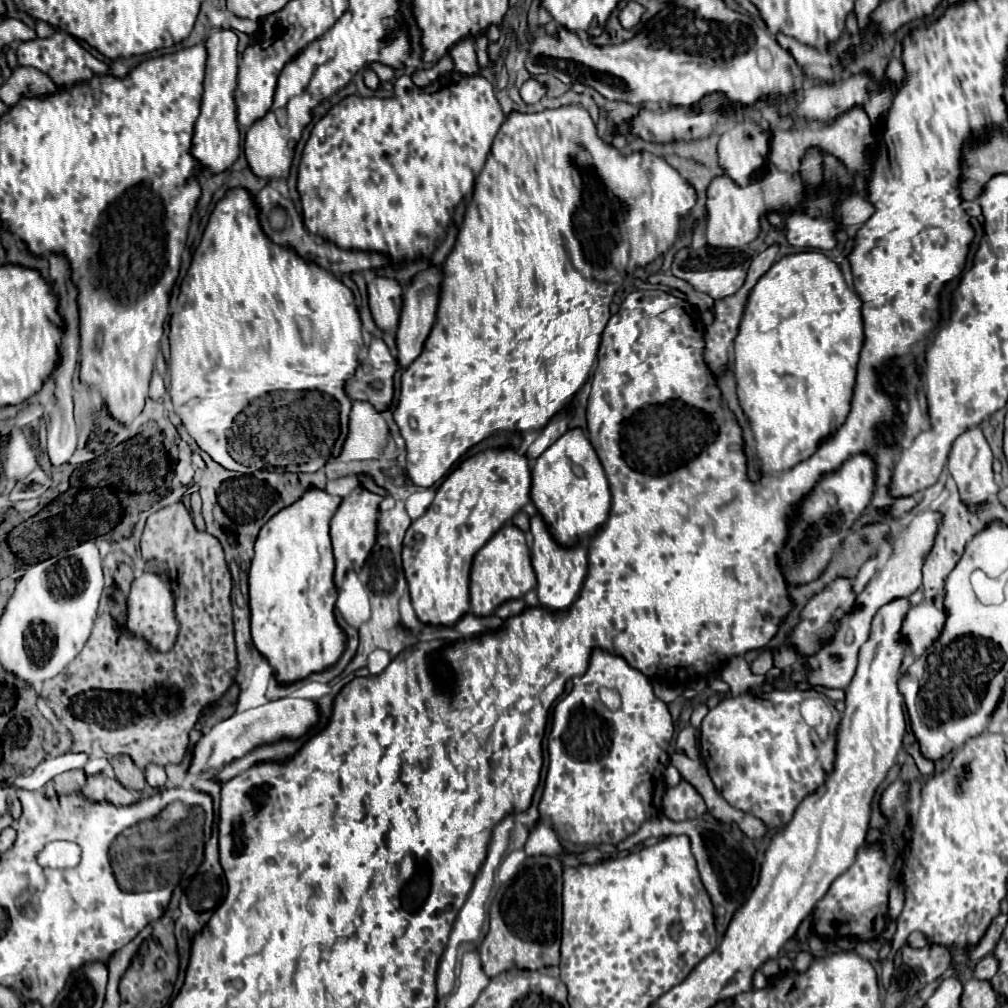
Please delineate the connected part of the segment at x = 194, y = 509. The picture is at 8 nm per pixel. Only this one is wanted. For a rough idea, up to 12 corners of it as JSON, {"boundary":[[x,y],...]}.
{"boundary":[[199,493],[191,497],[191,517],[199,531],[205,531]]}

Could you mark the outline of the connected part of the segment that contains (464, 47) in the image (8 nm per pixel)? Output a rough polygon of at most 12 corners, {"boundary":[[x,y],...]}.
{"boundary":[[473,39],[459,41],[449,51],[455,71],[477,75]]}

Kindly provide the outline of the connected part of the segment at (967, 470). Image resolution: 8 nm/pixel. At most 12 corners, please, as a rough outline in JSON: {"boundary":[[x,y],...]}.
{"boundary":[[979,427],[961,433],[949,471],[975,507],[997,493],[991,447]]}

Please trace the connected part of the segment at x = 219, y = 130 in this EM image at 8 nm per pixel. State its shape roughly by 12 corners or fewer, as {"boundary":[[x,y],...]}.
{"boundary":[[209,27],[191,153],[213,173],[239,157],[237,33]]}

